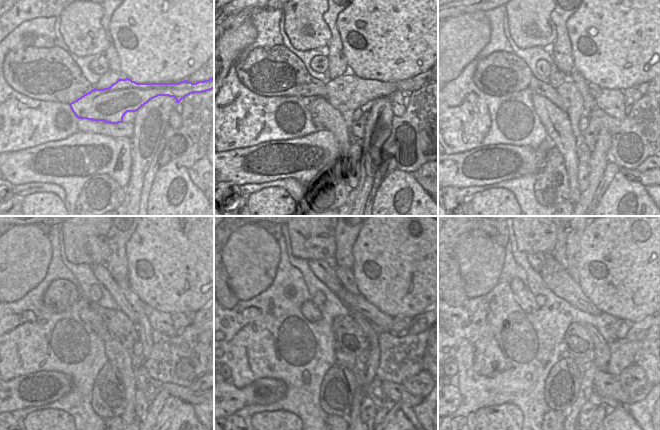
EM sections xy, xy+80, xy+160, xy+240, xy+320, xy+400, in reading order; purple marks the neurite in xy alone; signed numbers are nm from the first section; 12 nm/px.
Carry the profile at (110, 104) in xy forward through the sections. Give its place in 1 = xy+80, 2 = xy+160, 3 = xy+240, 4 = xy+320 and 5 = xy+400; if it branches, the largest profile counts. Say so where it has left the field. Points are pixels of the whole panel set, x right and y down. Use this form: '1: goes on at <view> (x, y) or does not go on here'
1: goes on at xy+80 (346, 94)
2: goes on at xy+160 (567, 90)
3: goes on at xy+240 (145, 383)
4: goes on at xy+320 (374, 391)
5: goes on at xy+400 (606, 401)

